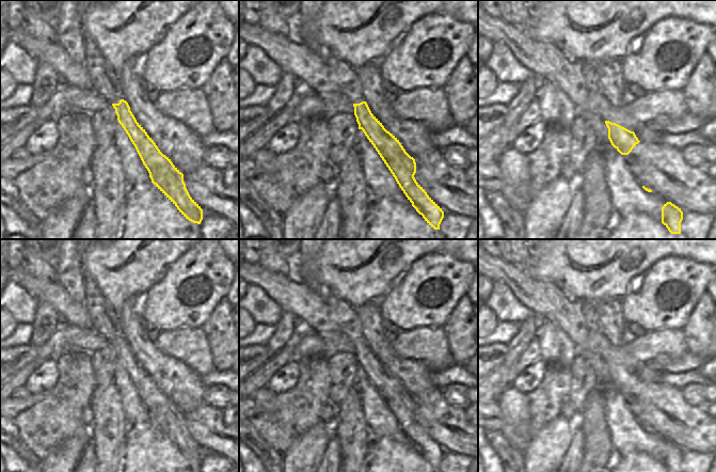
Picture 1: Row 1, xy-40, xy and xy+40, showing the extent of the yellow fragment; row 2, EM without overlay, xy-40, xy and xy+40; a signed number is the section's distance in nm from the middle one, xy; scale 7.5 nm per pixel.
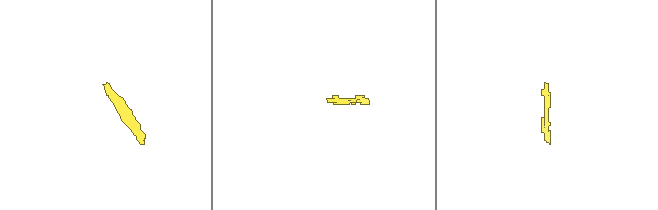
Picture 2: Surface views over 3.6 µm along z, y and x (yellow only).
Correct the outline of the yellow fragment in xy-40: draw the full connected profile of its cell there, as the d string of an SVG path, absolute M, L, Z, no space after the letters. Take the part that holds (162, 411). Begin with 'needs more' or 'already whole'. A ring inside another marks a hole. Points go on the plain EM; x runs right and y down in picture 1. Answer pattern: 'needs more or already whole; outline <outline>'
needs more; outline M89 278L83 282L85 310L95 332L104 336L115 348L117 360L134 384L152 422L177 446L189 460L201 463L203 449L190 436L184 413L163 394L145 368L137 361L124 339L118 314L102 297L96 284Z

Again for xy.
needs more; outline M324 289L323 298L331 318L337 325L339 332L353 344L359 368L363 369L373 384L416 451L431 467L440 469L444 451L416 421L414 416L416 412L415 398L371 352L363 335L363 327L356 309L328 289Z

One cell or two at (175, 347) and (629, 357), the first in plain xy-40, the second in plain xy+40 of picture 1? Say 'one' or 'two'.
one

